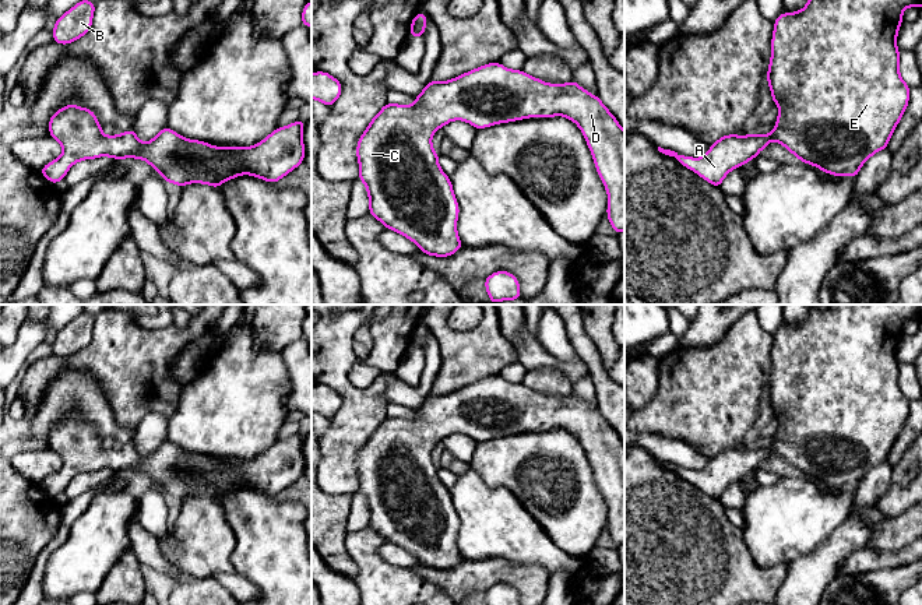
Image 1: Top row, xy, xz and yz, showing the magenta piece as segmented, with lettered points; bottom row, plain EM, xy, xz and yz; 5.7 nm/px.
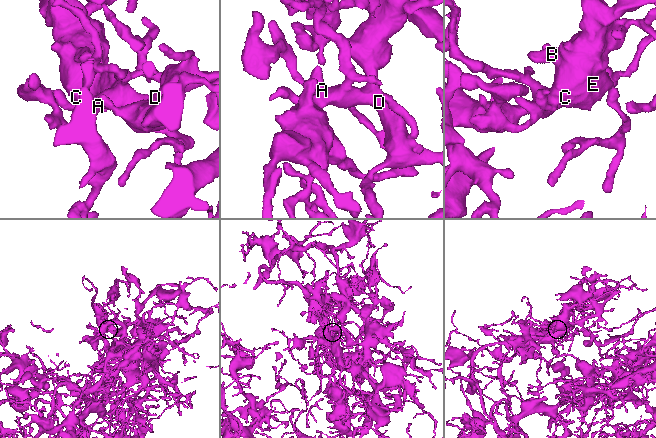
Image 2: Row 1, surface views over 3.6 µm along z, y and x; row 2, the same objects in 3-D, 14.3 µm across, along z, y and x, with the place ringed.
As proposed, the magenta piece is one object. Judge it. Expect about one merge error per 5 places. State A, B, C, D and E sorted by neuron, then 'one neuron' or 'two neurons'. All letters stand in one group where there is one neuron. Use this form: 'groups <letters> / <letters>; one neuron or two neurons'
groups A B C D E; one neuron

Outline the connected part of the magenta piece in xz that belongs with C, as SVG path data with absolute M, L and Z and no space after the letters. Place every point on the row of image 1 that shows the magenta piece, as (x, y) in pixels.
M500 61L472 68L448 81L429 81L415 96L414 105L386 103L359 137L358 179L366 186L369 214L412 240L422 253L450 257L464 245L458 238L460 207L450 176L439 165L432 137L453 120L462 120L476 130L529 117L563 116L581 130L597 172L608 193L606 215L616 235L624 232L624 130L602 103L574 80L549 84L522 70L506 68Z

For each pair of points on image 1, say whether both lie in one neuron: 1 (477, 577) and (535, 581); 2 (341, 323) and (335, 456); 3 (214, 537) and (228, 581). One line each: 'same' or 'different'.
1: same
2: same
3: different

